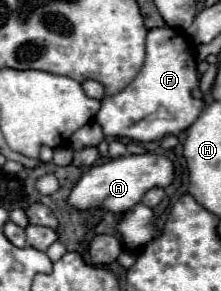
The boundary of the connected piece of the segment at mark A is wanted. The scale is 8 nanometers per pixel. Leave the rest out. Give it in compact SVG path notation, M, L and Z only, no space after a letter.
M144 153L144 155L130 155L130 157L118 157L102 165L90 167L82 179L74 185L68 203L76 209L94 209L102 207L106 211L112 211L116 215L122 215L124 211L132 209L148 189L154 187L168 187L174 181L174 165L166 155L156 153Z

